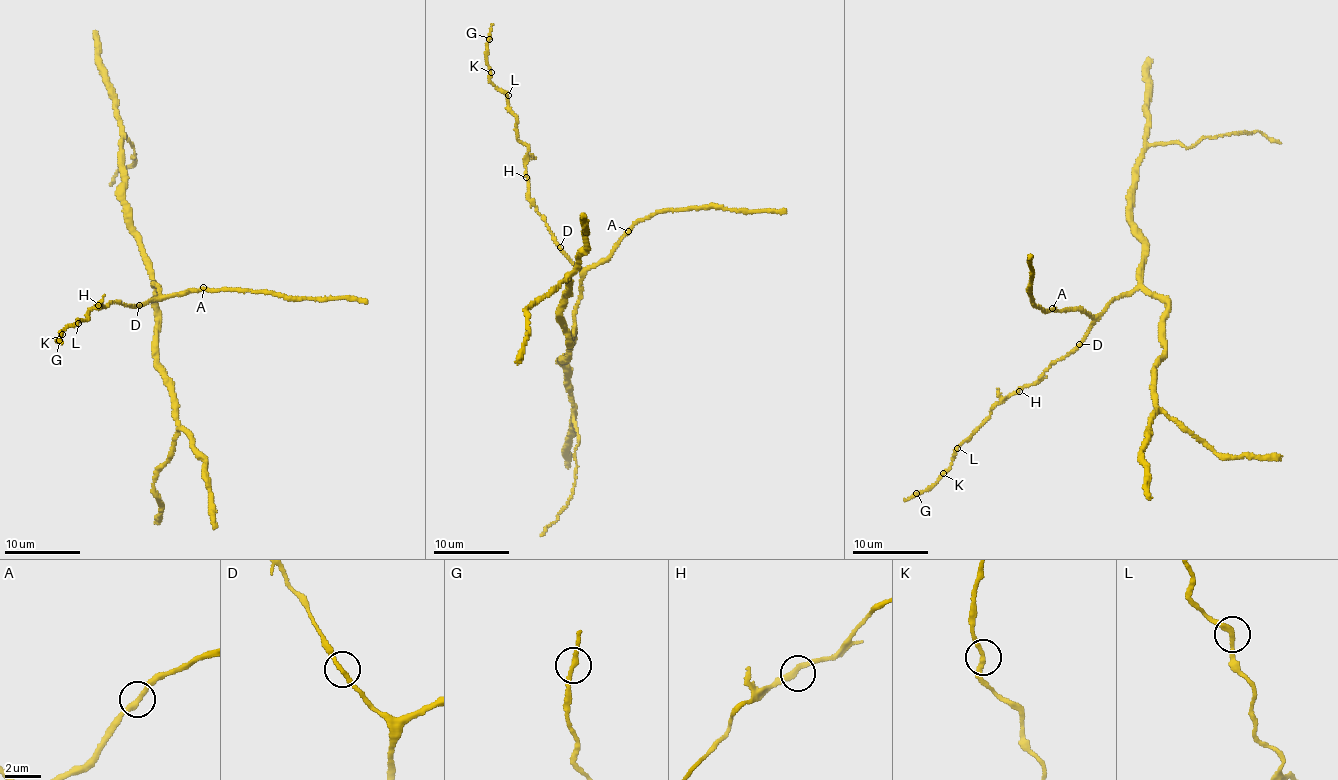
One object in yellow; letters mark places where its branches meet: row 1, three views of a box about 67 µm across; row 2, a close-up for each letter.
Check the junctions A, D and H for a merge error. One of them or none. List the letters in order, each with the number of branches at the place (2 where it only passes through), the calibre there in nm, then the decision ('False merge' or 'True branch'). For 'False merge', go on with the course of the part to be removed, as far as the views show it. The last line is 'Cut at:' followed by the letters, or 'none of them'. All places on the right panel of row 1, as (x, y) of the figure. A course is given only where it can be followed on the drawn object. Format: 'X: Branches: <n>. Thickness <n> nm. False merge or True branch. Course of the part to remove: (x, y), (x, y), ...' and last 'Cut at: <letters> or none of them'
A: Branches: 2. Thickness 280 nm. True branch
D: Branches: 2. Thickness 240 nm. True branch
H: Branches: 2. Thickness 260 nm. True branch
Cut at: none of them

